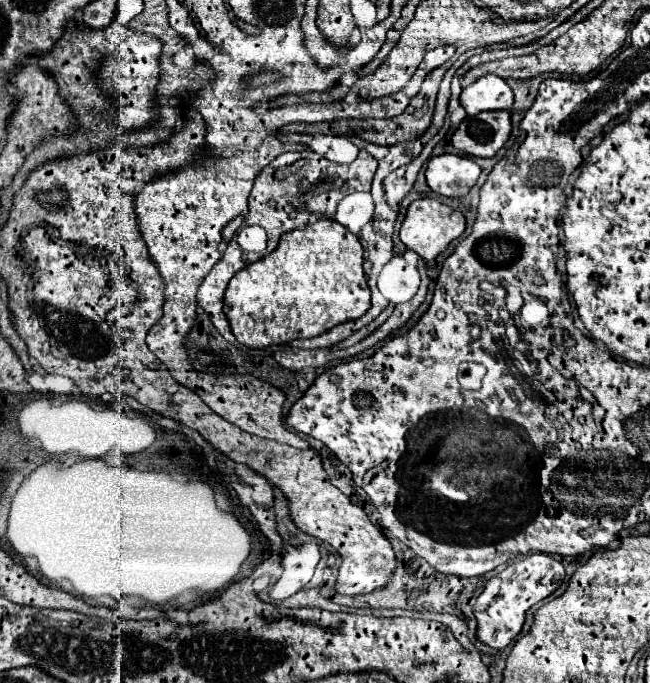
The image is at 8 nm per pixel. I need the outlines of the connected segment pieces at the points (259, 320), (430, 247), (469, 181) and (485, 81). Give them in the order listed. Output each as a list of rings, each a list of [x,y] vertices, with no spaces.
[[[319,219],[303,229],[281,235],[281,241],[273,253],[243,267],[227,285],[223,297],[223,313],[231,325],[239,343],[253,349],[265,349],[271,345],[287,345],[295,339],[317,337],[327,333],[339,323],[359,319],[371,307],[371,291],[367,287],[367,275],[363,271],[363,247],[359,237],[339,227],[333,219]]]
[[[417,199],[409,205],[405,221],[401,225],[399,237],[403,241],[403,245],[411,251],[415,251],[421,259],[425,261],[433,261],[439,253],[443,253],[449,243],[457,237],[461,237],[465,231],[465,217],[459,209],[453,209],[437,199]]]
[[[445,153],[427,163],[427,185],[443,197],[463,197],[477,183],[481,167],[465,155]]]
[[[483,75],[479,81],[463,89],[461,105],[465,107],[467,115],[477,115],[481,111],[495,111],[495,109],[511,109],[513,91],[497,75]]]

